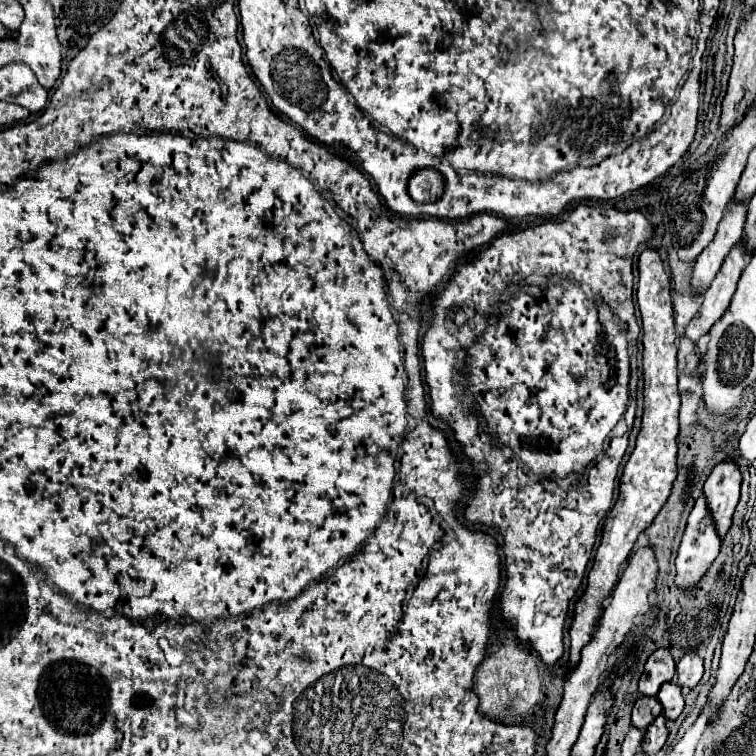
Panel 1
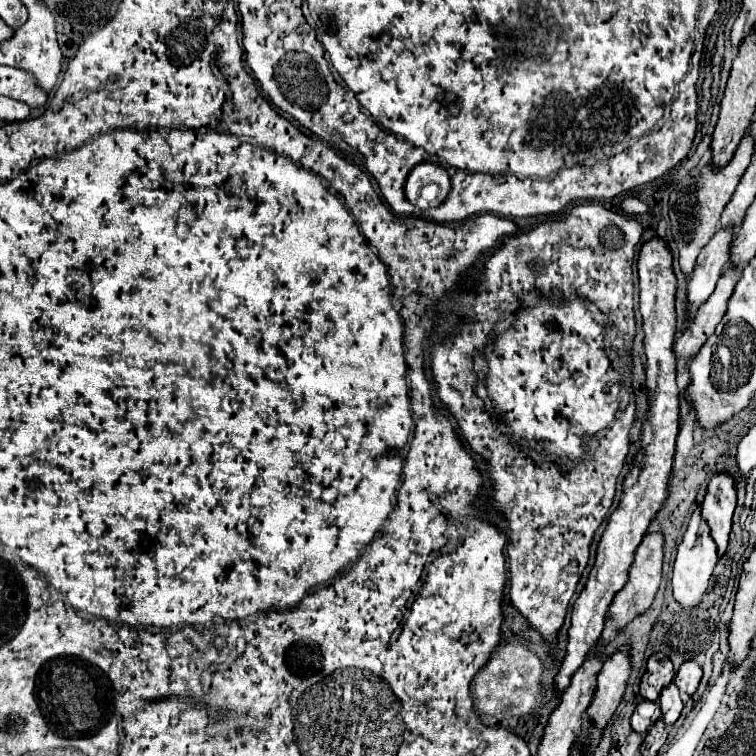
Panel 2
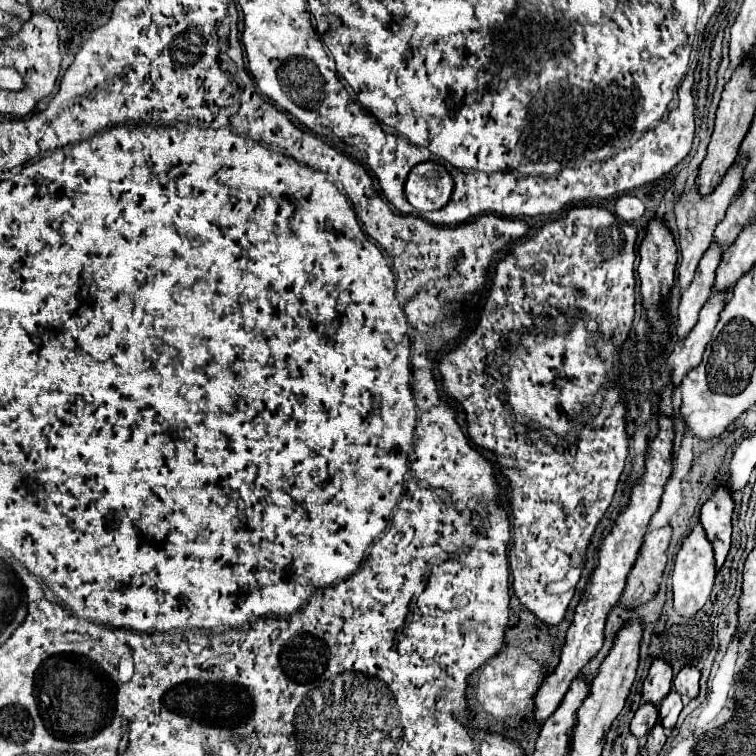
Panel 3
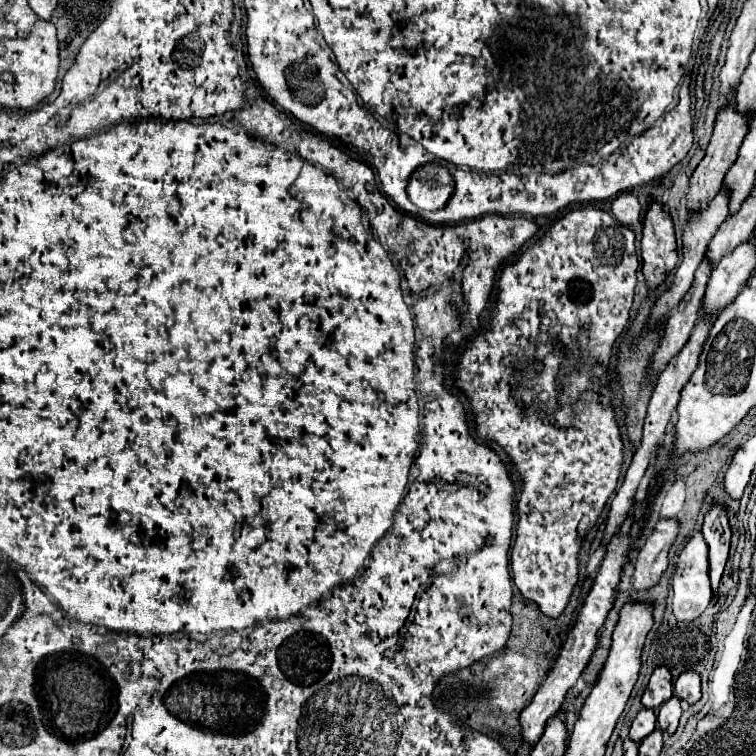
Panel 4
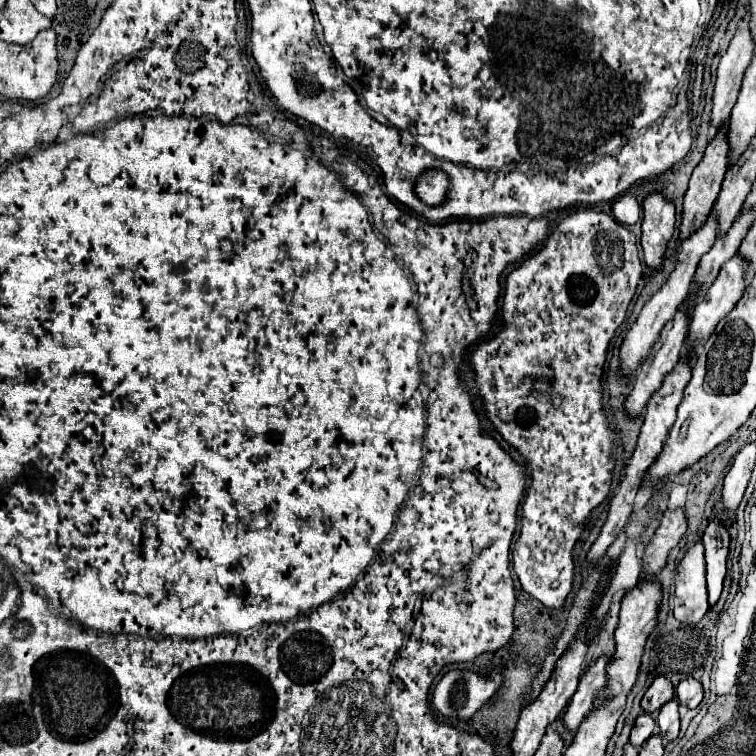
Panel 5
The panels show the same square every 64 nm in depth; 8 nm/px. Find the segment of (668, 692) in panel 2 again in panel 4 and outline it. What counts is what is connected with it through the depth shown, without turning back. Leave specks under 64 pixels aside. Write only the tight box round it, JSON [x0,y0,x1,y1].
[658,696,680,736]

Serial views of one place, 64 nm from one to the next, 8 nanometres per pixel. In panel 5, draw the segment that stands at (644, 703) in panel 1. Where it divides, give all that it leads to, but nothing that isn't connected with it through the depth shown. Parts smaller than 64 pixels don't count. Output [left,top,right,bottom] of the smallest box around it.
[630,714,656,748]

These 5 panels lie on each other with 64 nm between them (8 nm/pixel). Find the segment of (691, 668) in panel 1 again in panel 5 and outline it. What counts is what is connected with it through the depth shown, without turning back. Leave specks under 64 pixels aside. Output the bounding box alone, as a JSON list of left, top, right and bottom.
[676,678,702,708]

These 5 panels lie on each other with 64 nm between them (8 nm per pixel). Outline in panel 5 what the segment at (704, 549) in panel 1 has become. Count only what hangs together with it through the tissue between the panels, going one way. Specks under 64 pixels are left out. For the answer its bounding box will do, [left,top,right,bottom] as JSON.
[674,542,708,624]

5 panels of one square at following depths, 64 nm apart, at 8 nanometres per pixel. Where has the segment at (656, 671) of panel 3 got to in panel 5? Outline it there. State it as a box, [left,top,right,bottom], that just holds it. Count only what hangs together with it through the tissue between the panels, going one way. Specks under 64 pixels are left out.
[642,676,674,714]

